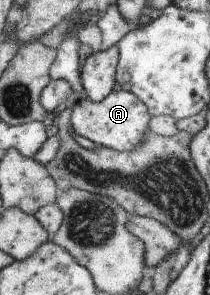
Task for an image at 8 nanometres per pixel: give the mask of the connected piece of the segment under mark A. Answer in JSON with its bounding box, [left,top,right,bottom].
[70,89,150,151]

